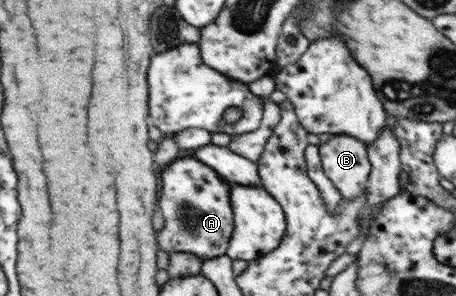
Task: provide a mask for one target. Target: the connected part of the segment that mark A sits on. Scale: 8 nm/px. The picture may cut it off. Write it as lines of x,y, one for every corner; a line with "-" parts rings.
179,157
172,161
163,169
160,180
157,204
165,223
157,233
158,249
169,255
172,252
190,252
202,261
226,255
234,224
230,183
211,166
194,157

